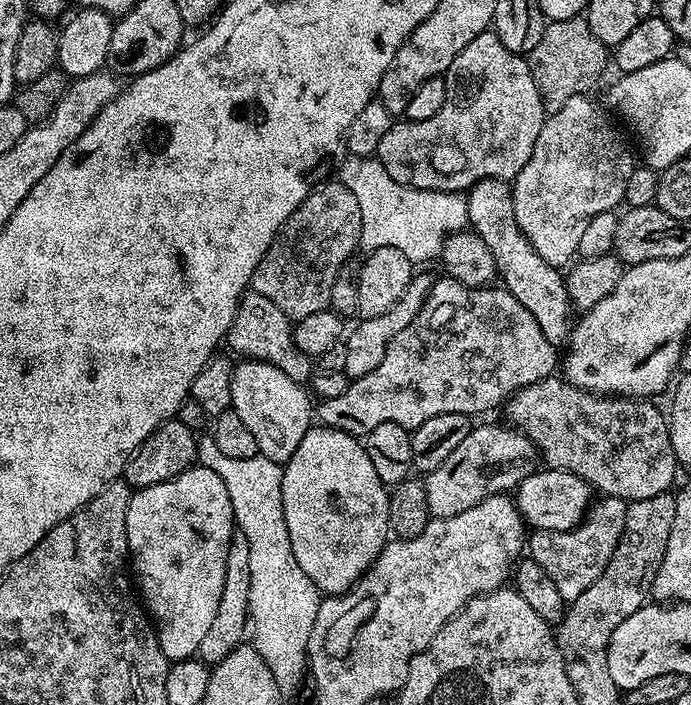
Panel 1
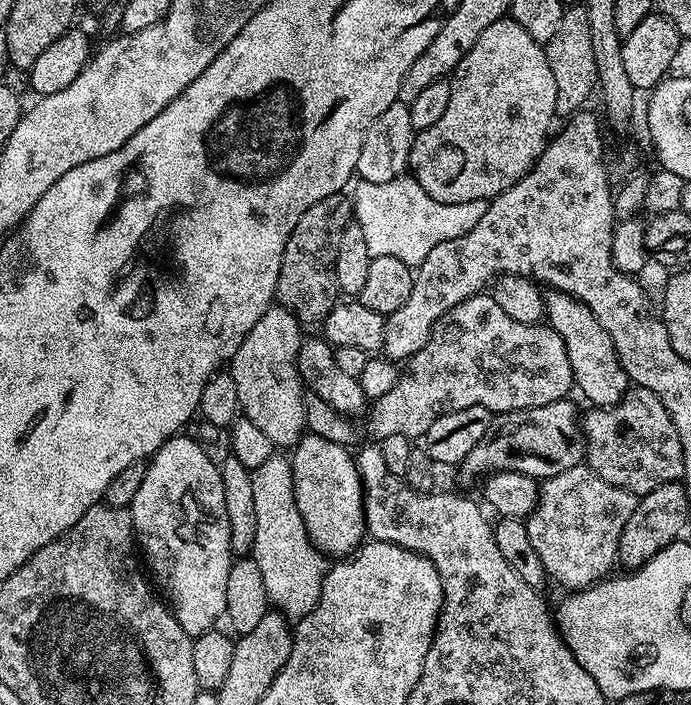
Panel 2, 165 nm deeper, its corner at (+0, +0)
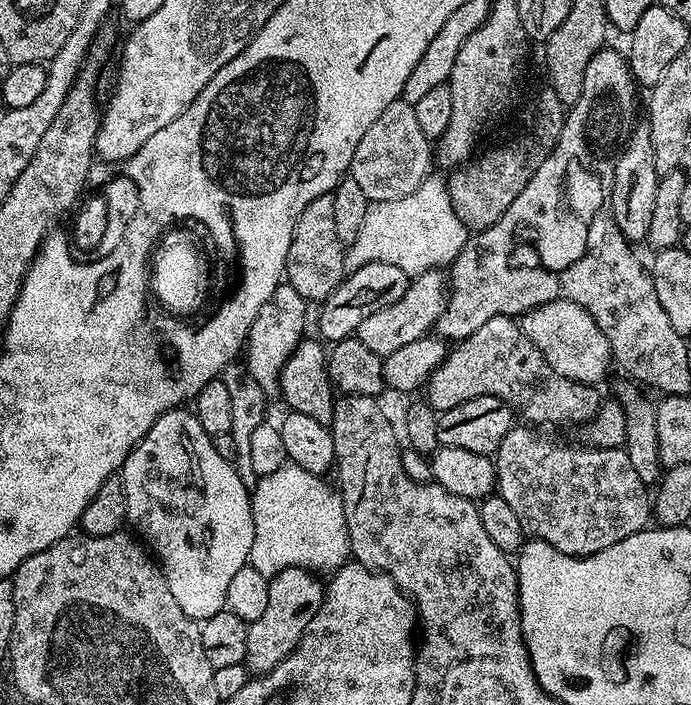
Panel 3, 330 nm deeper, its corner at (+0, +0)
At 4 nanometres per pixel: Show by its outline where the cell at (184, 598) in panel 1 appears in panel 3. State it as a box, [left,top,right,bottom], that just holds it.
[122,407,254,622]

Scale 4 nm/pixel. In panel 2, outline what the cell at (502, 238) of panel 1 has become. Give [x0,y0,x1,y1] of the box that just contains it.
[544,291,630,408]

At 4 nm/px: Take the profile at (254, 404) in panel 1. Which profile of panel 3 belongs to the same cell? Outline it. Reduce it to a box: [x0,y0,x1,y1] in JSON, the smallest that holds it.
[246,282,310,394]

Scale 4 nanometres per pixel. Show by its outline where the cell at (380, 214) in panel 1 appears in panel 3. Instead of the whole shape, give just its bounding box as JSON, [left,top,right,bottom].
[344,174,470,278]

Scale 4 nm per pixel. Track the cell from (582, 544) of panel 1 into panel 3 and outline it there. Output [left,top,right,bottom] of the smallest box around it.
[494,426,650,556]

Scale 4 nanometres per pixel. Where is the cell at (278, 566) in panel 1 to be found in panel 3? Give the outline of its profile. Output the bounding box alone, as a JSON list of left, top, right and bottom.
[248,462,352,578]

